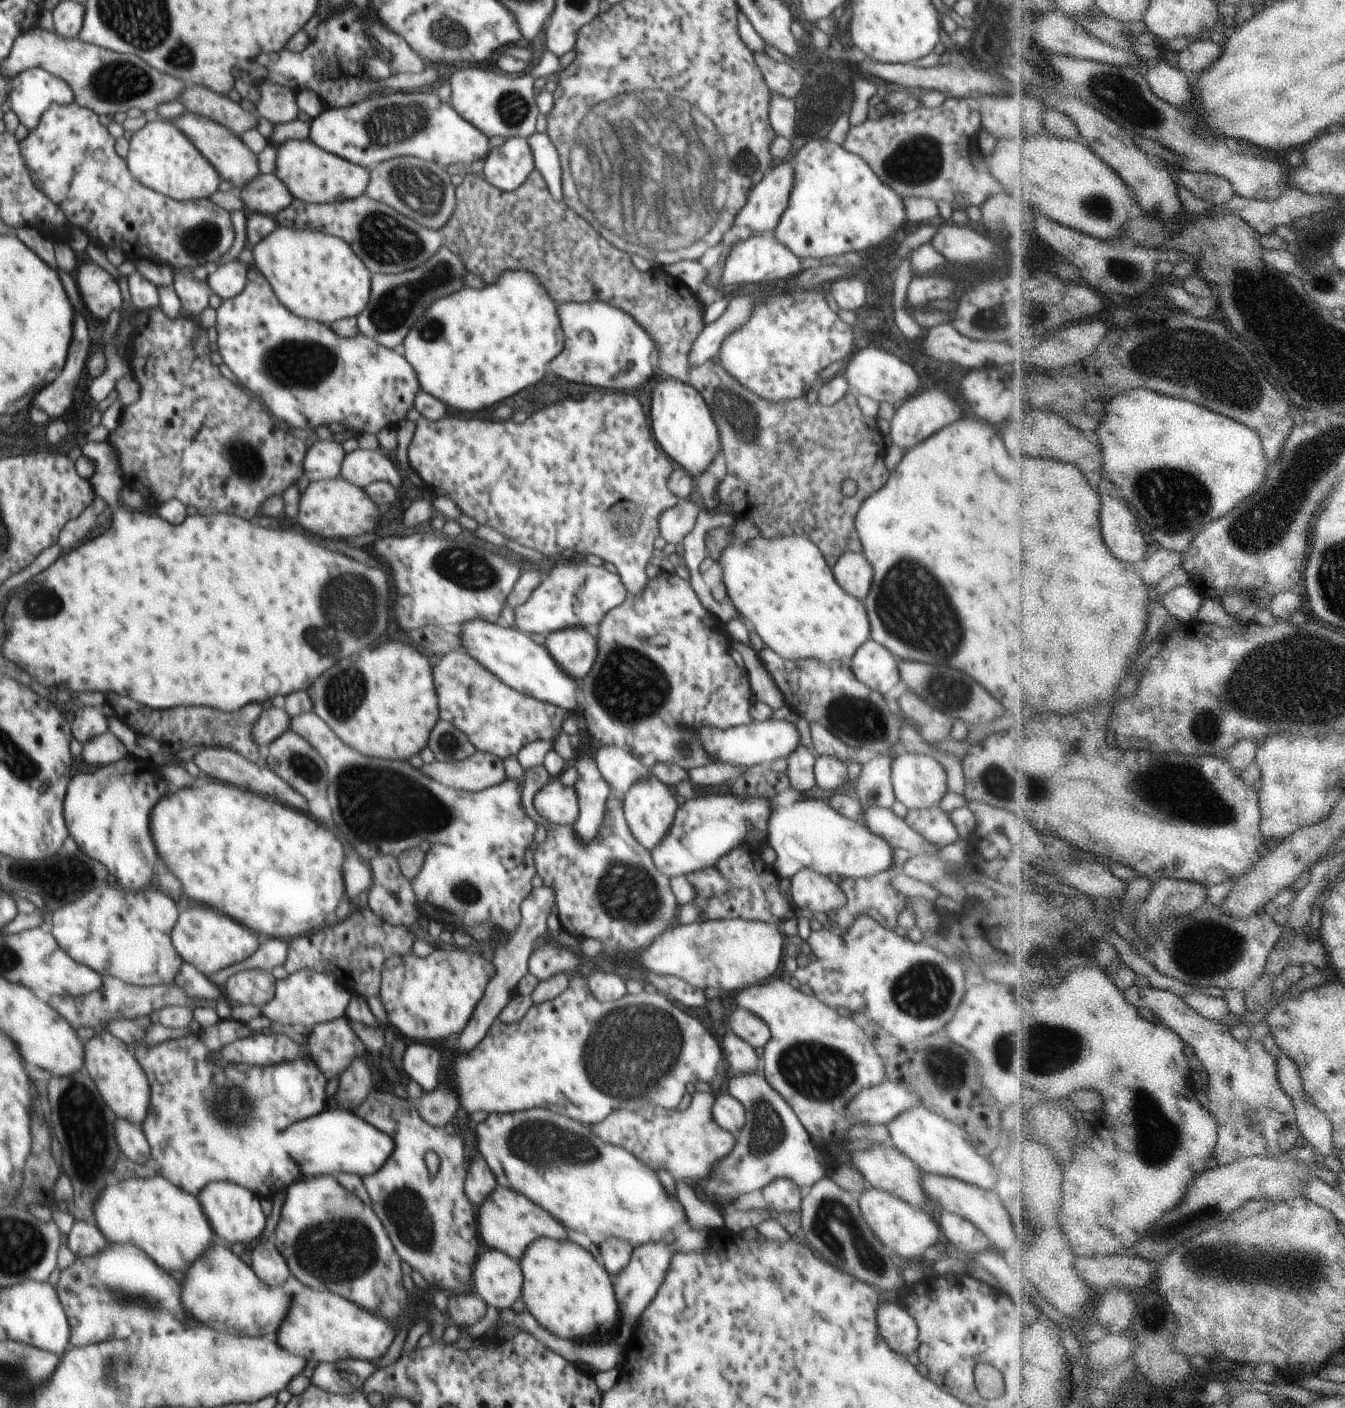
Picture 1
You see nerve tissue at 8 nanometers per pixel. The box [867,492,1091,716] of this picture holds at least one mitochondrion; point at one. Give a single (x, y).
(912, 605)

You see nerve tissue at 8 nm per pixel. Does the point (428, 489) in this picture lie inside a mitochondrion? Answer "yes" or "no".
no

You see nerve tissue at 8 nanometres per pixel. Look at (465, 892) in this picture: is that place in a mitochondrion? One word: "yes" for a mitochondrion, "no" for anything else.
yes

